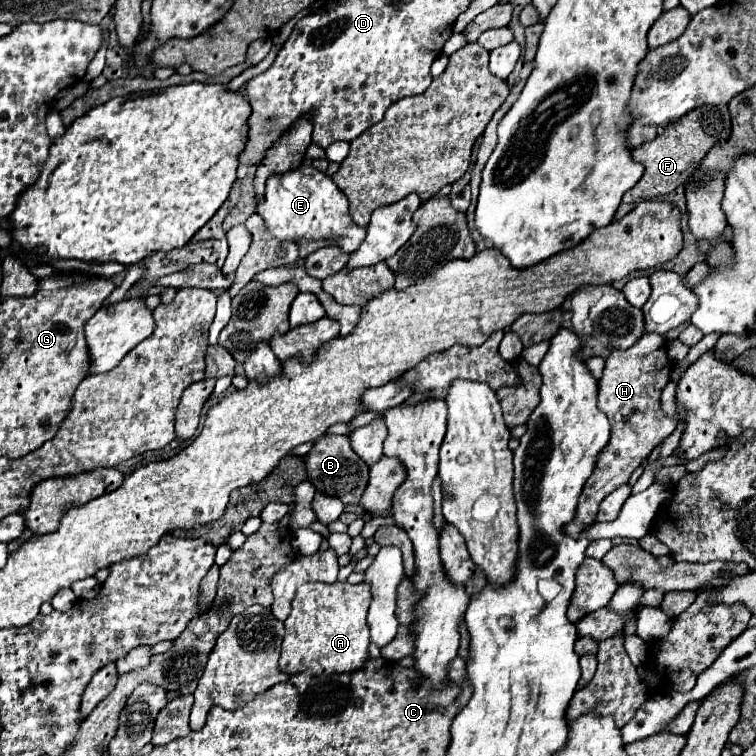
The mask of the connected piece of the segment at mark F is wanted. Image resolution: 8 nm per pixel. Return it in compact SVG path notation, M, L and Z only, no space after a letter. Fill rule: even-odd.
M727 105L693 109L689 115L685 115L685 119L673 123L673 127L665 127L663 131L659 131L659 135L653 141L643 143L641 147L635 147L631 151L633 159L645 165L645 173L639 179L639 183L623 195L623 203L639 203L643 199L653 199L657 195L671 193L679 185L687 183L687 179L695 173L705 153L715 145L723 145L729 139L729 135L731 117Z

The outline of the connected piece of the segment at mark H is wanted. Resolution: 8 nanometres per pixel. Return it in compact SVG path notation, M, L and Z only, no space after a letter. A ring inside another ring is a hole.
M645 333L633 347L625 351L613 351L613 355L605 359L603 377L599 379L597 407L607 415L611 423L611 441L599 455L597 469L581 491L575 521L565 527L565 533L571 537L577 537L581 529L595 523L599 503L611 491L625 485L631 473L643 463L643 459L675 431L677 423L659 409L659 397L663 387L669 383L671 367L673 363L667 359L665 341L657 333Z

